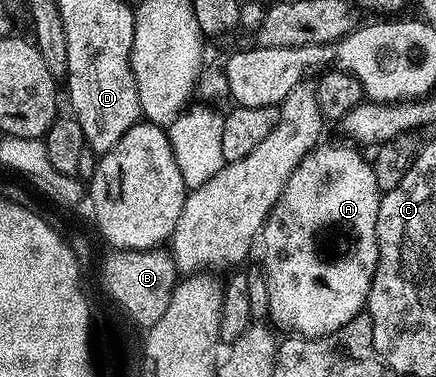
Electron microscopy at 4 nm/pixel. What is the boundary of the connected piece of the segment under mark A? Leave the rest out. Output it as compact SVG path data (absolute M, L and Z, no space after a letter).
M326 144L313 148L306 158L302 158L262 229L262 271L270 294L268 315L273 325L281 324L289 328L289 333L301 336L325 336L338 330L338 326L346 326L350 318L365 311L378 262L376 223L382 193L374 182L372 165L355 152L355 147Z

